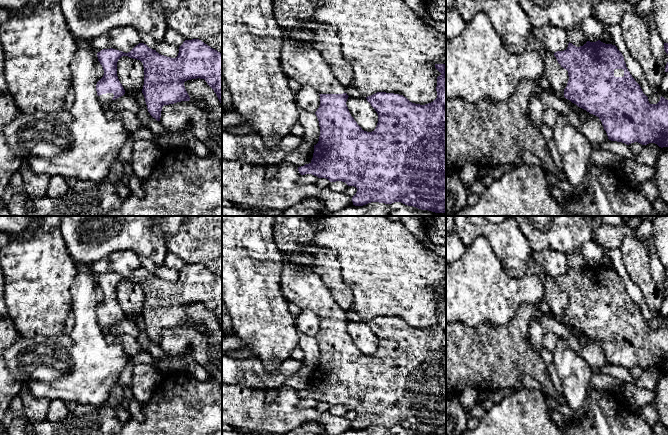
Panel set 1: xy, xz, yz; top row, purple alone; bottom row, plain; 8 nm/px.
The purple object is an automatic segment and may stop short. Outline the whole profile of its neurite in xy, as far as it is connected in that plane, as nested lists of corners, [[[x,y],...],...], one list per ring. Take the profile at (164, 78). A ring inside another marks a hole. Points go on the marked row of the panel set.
[[[199,39],[185,40],[179,47],[176,58],[159,54],[144,43],[139,43],[130,52],[110,48],[97,53],[98,61],[103,67],[104,75],[96,84],[98,101],[100,104],[109,104],[125,94],[125,90],[117,76],[117,62],[122,56],[140,60],[144,67],[144,85],[142,93],[145,98],[148,112],[157,121],[160,121],[162,107],[181,101],[189,101],[190,97],[185,89],[184,82],[191,79],[204,79],[214,90],[222,104],[222,53],[211,48]]]

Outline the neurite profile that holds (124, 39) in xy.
[[[128,26],[115,27],[92,41],[96,53],[110,48],[128,53],[139,43],[142,43],[142,40],[138,31]]]

